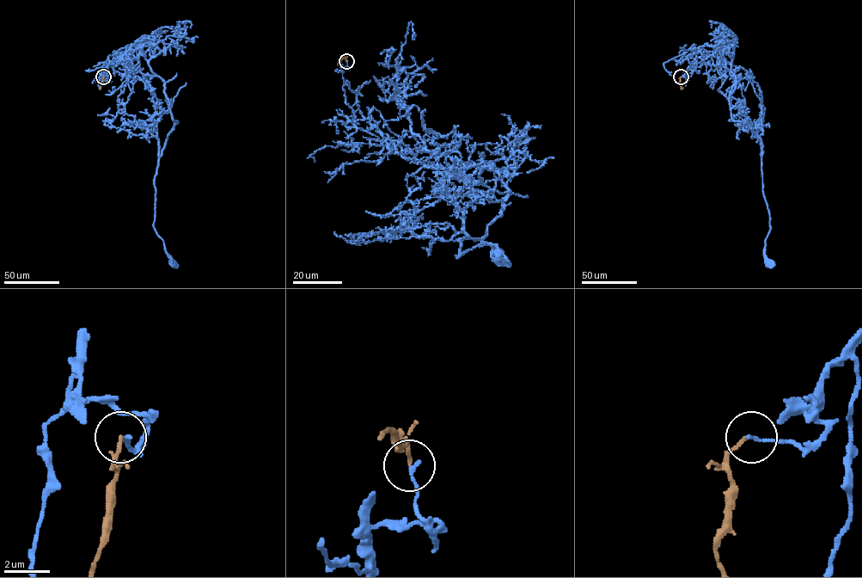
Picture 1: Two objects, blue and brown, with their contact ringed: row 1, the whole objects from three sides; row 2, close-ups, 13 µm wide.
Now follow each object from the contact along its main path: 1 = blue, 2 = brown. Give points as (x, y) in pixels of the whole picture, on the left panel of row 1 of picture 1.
1: (103, 76), (106, 63), (125, 57), (165, 111), (156, 124), (153, 226), (173, 263)
2: (103, 76), (99, 88)

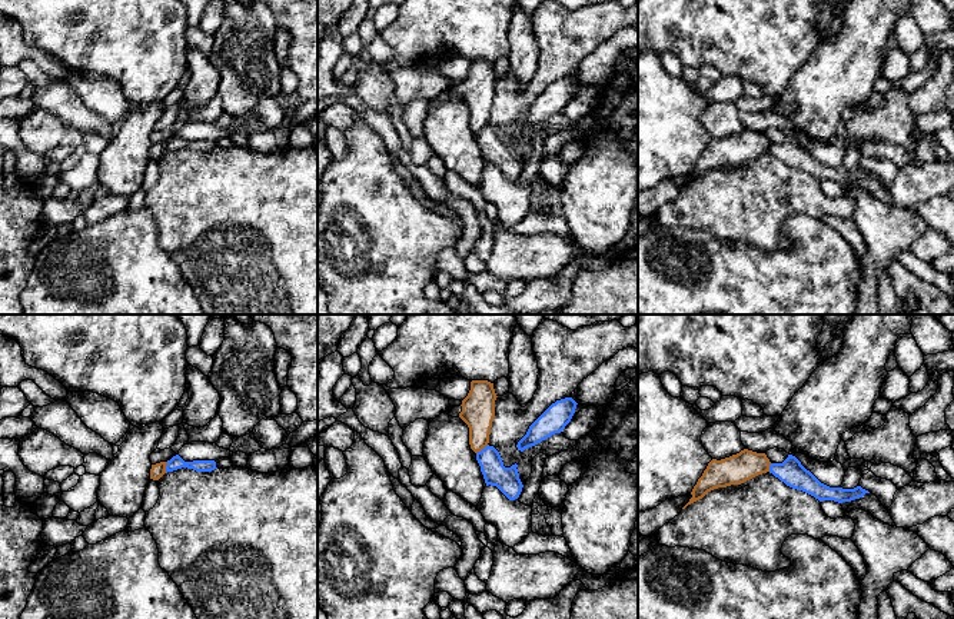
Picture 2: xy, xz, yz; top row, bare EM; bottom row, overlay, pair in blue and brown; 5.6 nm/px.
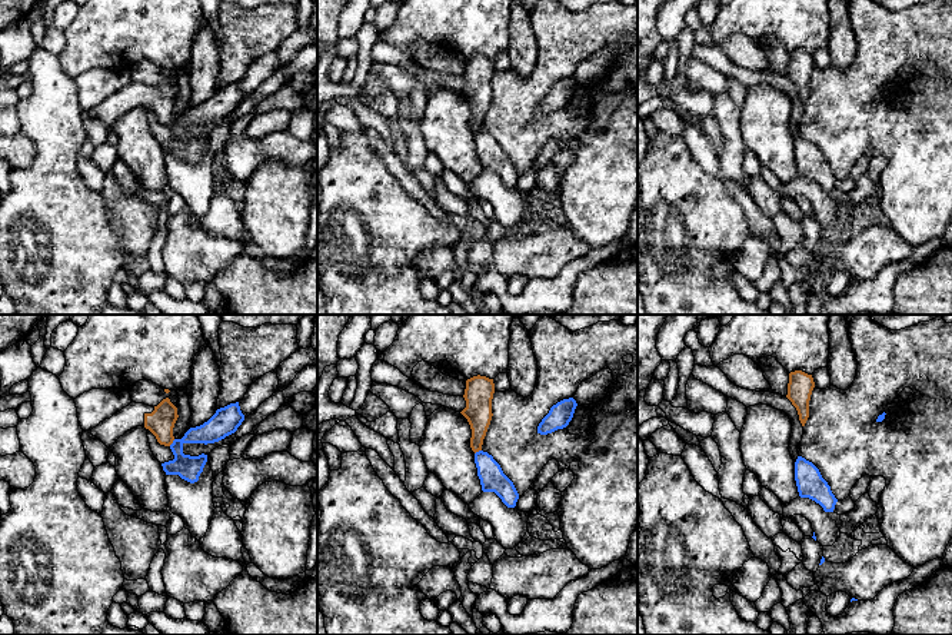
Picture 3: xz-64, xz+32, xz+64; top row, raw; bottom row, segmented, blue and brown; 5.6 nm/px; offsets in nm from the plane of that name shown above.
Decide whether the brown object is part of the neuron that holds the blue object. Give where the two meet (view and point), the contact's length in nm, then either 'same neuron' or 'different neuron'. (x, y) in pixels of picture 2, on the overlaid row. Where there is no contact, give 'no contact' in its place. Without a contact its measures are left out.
xz (484, 448) | 90 nm | different neuron

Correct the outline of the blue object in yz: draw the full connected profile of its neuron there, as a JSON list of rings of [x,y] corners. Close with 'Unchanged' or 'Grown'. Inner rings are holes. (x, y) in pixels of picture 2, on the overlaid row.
[[[788,455],[782,463],[771,463],[769,473],[784,482],[787,486],[802,490],[820,502],[834,500],[838,503],[851,502],[862,497],[868,490],[857,486],[854,489],[830,487],[821,483],[810,470],[807,470],[801,462]]]. Unchanged

